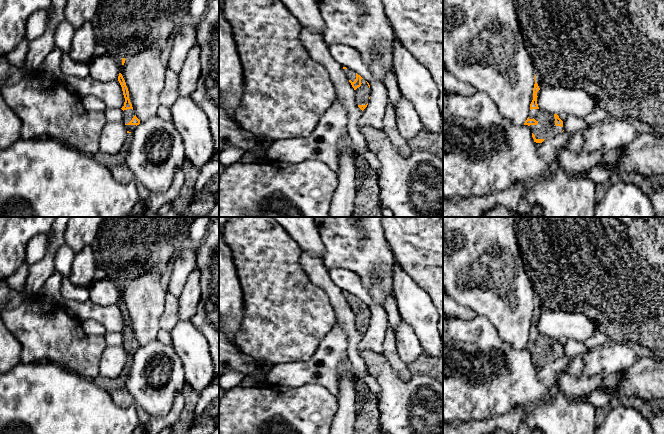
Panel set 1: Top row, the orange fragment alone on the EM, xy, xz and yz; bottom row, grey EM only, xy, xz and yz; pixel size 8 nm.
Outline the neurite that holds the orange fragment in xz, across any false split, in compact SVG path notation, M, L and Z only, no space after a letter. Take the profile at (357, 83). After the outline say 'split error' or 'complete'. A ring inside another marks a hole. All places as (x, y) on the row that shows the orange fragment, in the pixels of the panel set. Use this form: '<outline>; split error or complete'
M343 67L343 71L355 90L355 98L357 105L363 111L367 107L370 99L370 85L366 80L364 80L360 75L358 75L354 71L346 67Z; split error

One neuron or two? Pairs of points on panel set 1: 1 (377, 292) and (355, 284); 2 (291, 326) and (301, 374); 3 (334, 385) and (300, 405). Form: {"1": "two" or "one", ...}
{"1": "two", "2": "two", "3": "two"}

